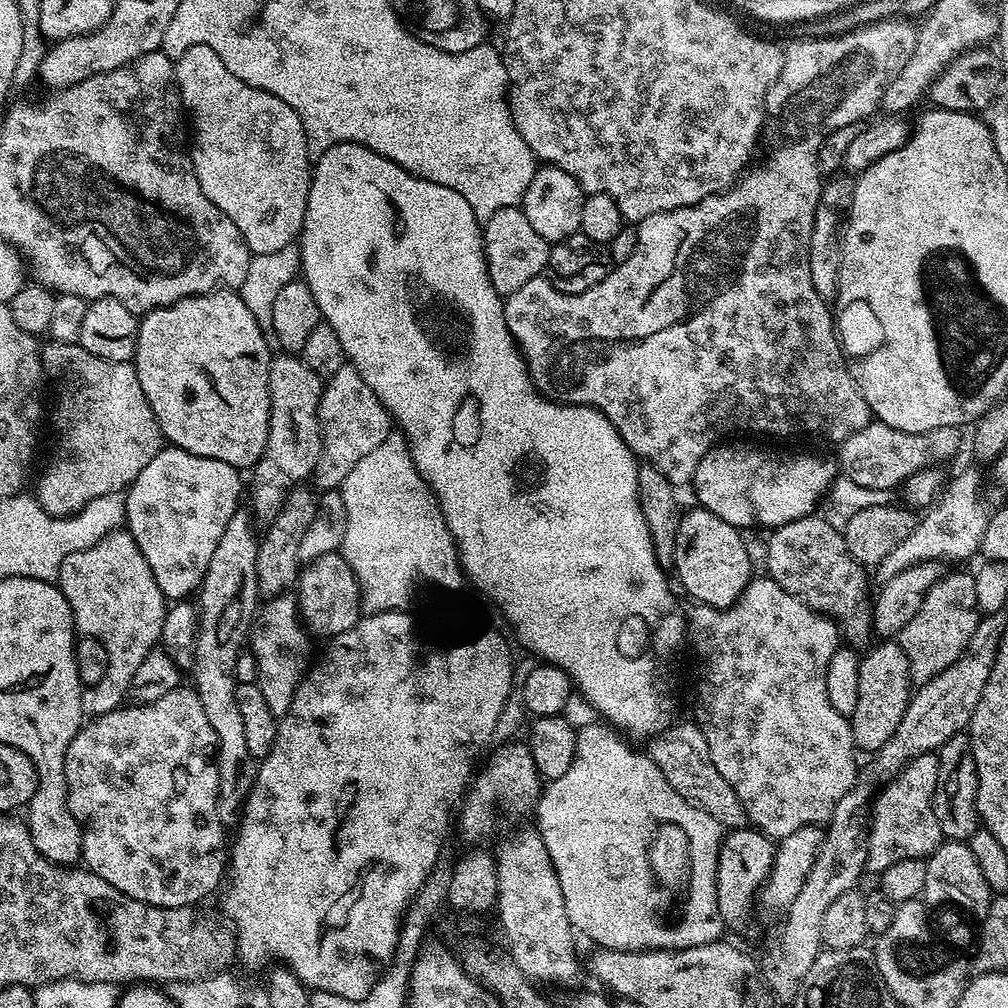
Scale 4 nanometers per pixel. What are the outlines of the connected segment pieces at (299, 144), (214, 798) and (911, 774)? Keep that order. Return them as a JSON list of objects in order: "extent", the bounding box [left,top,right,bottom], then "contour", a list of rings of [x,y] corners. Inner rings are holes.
[{"extent":[174,44,314,256],"contour":[[[192,44],[185,48],[182,55],[175,57],[174,67],[180,102],[190,121],[190,155],[202,194],[238,226],[238,234],[242,234],[253,256],[274,254],[274,250],[289,247],[304,229],[314,167],[300,116],[282,98],[234,78],[210,46]]]},{"extent":[66,686,226,908],"contour":[[[181,686],[170,690],[170,694],[162,694],[162,698],[158,698],[153,704],[132,704],[131,706],[121,706],[107,712],[101,716],[89,719],[87,723],[80,727],[78,734],[74,734],[74,742],[70,742],[70,746],[66,750],[66,786],[68,787],[68,808],[74,814],[74,818],[80,827],[84,829],[84,851],[82,853],[83,863],[89,872],[98,874],[98,878],[102,878],[106,882],[110,882],[110,886],[114,886],[118,890],[122,890],[122,894],[126,894],[130,898],[134,898],[138,902],[146,902],[150,906],[158,906],[159,908],[187,908],[189,906],[199,905],[199,900],[204,900],[216,887],[221,887],[222,881],[226,876],[226,840],[224,844],[224,832],[226,825],[220,820],[218,814],[218,766],[216,765],[216,735],[214,734],[214,726],[210,726],[210,722],[206,719],[206,710],[202,706],[202,702],[198,698],[198,694],[191,687]]]},{"extent":[867,752,942,874],"contour":[[[927,752],[914,758],[896,777],[879,789],[870,809],[868,826],[867,871],[873,874],[884,872],[894,862],[923,860],[942,842],[938,818],[932,809],[932,799],[938,786],[937,753]]]}]

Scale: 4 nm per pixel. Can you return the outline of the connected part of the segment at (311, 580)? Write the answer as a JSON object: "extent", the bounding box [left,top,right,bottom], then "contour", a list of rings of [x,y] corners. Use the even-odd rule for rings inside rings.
{"extent":[294,551,362,638],"contour":[[[339,551],[326,554],[321,560],[305,563],[294,585],[294,595],[296,605],[300,607],[300,619],[316,638],[346,634],[346,630],[353,628],[362,615],[360,587],[354,578],[354,572]]]}

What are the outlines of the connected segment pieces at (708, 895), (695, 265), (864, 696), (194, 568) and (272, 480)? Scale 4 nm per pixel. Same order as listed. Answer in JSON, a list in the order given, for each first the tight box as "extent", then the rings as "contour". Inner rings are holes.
[{"extent":[534,722,726,952],"contour":[[[596,722],[595,724],[579,725],[576,728],[576,745],[574,746],[574,762],[570,762],[570,770],[566,770],[566,774],[562,774],[562,778],[554,778],[547,781],[546,787],[540,793],[540,799],[534,809],[534,820],[538,825],[540,836],[544,840],[546,850],[552,859],[554,870],[559,872],[561,877],[568,878],[572,875],[572,888],[570,884],[570,915],[574,921],[575,927],[580,928],[596,943],[600,948],[617,948],[623,952],[674,952],[677,948],[694,948],[699,944],[710,944],[717,939],[718,932],[715,932],[716,924],[721,923],[720,911],[718,910],[718,886],[716,885],[716,875],[718,874],[718,854],[720,853],[720,843],[723,842],[726,832],[721,828],[719,822],[714,818],[710,818],[703,812],[692,812],[692,816],[688,816],[688,808],[684,808],[684,820],[700,820],[700,824],[704,824],[704,836],[700,836],[700,840],[696,840],[696,832],[692,832],[692,828],[688,828],[688,824],[684,824],[683,829],[686,830],[687,837],[691,839],[692,844],[692,869],[693,878],[690,885],[691,895],[685,902],[686,914],[683,914],[680,927],[675,930],[665,930],[659,928],[654,922],[655,911],[652,907],[657,904],[657,895],[650,890],[648,866],[645,864],[644,845],[648,840],[648,831],[659,821],[676,821],[676,816],[680,816],[680,800],[682,794],[676,795],[676,800],[668,800],[668,792],[628,792],[628,788],[624,788],[624,772],[604,772],[604,730],[608,726],[604,722]]]},{"extent":[504,26,873,486],"contour":[[[870,26],[857,32],[847,32],[845,36],[834,36],[829,40],[794,40],[784,48],[782,74],[778,74],[774,86],[770,86],[764,103],[764,111],[770,117],[771,127],[772,124],[776,127],[780,140],[773,142],[772,149],[768,152],[768,161],[764,165],[757,163],[749,167],[725,192],[706,198],[694,206],[650,214],[650,218],[639,221],[636,228],[638,246],[634,246],[634,254],[630,254],[626,262],[615,265],[611,274],[602,278],[598,286],[582,294],[566,294],[559,292],[547,275],[541,274],[530,278],[526,286],[514,290],[514,294],[510,294],[504,300],[506,326],[524,354],[524,360],[528,363],[528,373],[532,375],[536,391],[561,404],[585,404],[597,408],[606,418],[610,418],[632,455],[654,465],[674,486],[691,485],[696,478],[698,462],[702,462],[702,458],[711,448],[731,437],[728,436],[731,432],[765,432],[768,436],[813,436],[816,440],[839,442],[862,430],[862,426],[866,426],[873,419],[866,398],[862,398],[860,387],[856,385],[856,380],[848,368],[848,361],[836,331],[833,309],[829,301],[823,300],[818,290],[814,290],[808,257],[810,234],[814,230],[814,214],[822,187],[822,173],[818,166],[820,147],[827,136],[834,134],[834,130],[839,130],[841,126],[861,123],[857,116],[834,114],[836,110],[832,108],[840,100],[842,74],[846,66],[854,62],[854,56],[862,56],[862,52],[870,48],[872,36],[867,30],[870,30]]]},{"extent":[850,638,914,754],"contour":[[[888,638],[876,643],[867,649],[868,653],[860,656],[858,703],[850,717],[852,740],[861,753],[867,754],[876,753],[879,748],[886,746],[886,742],[890,742],[890,734],[898,730],[898,722],[902,722],[908,698],[914,691],[912,677],[908,674],[908,659],[899,642]]]},{"extent":[124,447,241,602],"contour":[[[161,447],[160,453],[134,478],[134,482],[126,490],[124,497],[124,518],[126,530],[138,542],[138,550],[150,562],[150,570],[154,574],[154,582],[158,582],[158,590],[162,590],[165,601],[184,602],[188,595],[195,593],[204,581],[206,570],[210,566],[210,557],[226,531],[226,522],[241,507],[240,504],[241,473],[226,462],[218,462],[214,458],[202,458],[198,454],[190,454],[181,448]]]},{"extent":[250,354,324,521],"contour":[[[276,354],[270,362],[268,375],[268,393],[270,394],[270,418],[268,419],[268,437],[264,453],[255,468],[251,469],[252,476],[252,505],[250,511],[257,521],[272,521],[284,507],[286,490],[303,485],[304,480],[316,471],[316,463],[322,454],[322,434],[320,433],[320,420],[318,419],[318,406],[320,396],[324,392],[322,378],[306,366],[306,362],[296,354]]]}]

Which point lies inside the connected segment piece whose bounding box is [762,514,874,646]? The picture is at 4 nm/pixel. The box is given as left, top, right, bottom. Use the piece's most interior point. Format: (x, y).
(808, 558)

